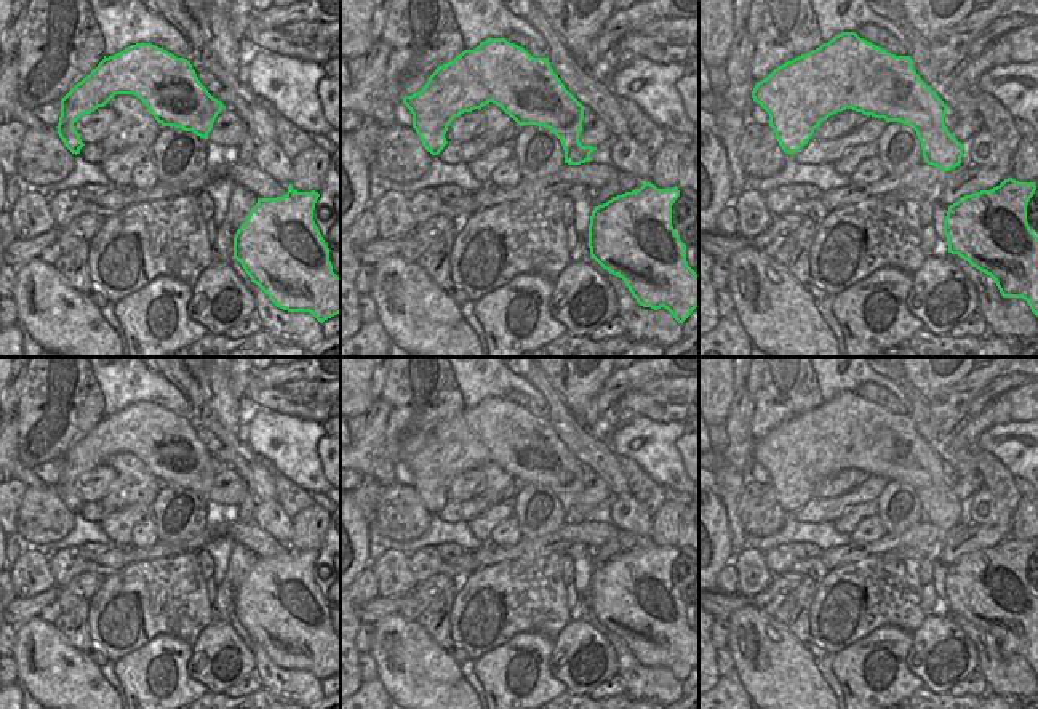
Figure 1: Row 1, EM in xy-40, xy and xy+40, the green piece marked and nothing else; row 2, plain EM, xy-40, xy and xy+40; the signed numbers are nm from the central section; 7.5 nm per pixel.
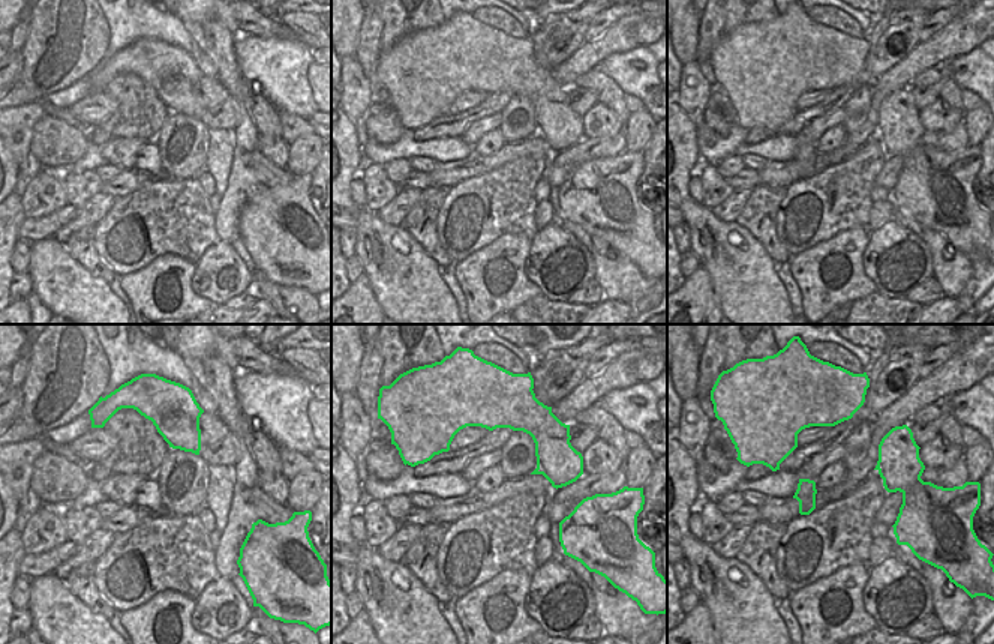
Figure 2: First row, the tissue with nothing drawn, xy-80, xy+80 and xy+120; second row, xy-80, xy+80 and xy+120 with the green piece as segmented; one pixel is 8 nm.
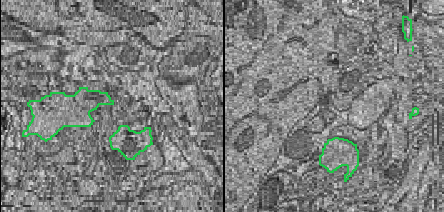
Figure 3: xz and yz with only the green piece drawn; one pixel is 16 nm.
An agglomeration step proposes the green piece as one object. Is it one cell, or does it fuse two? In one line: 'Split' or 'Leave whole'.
Split.

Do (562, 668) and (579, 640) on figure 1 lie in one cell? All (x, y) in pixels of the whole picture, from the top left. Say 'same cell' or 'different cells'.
same cell

